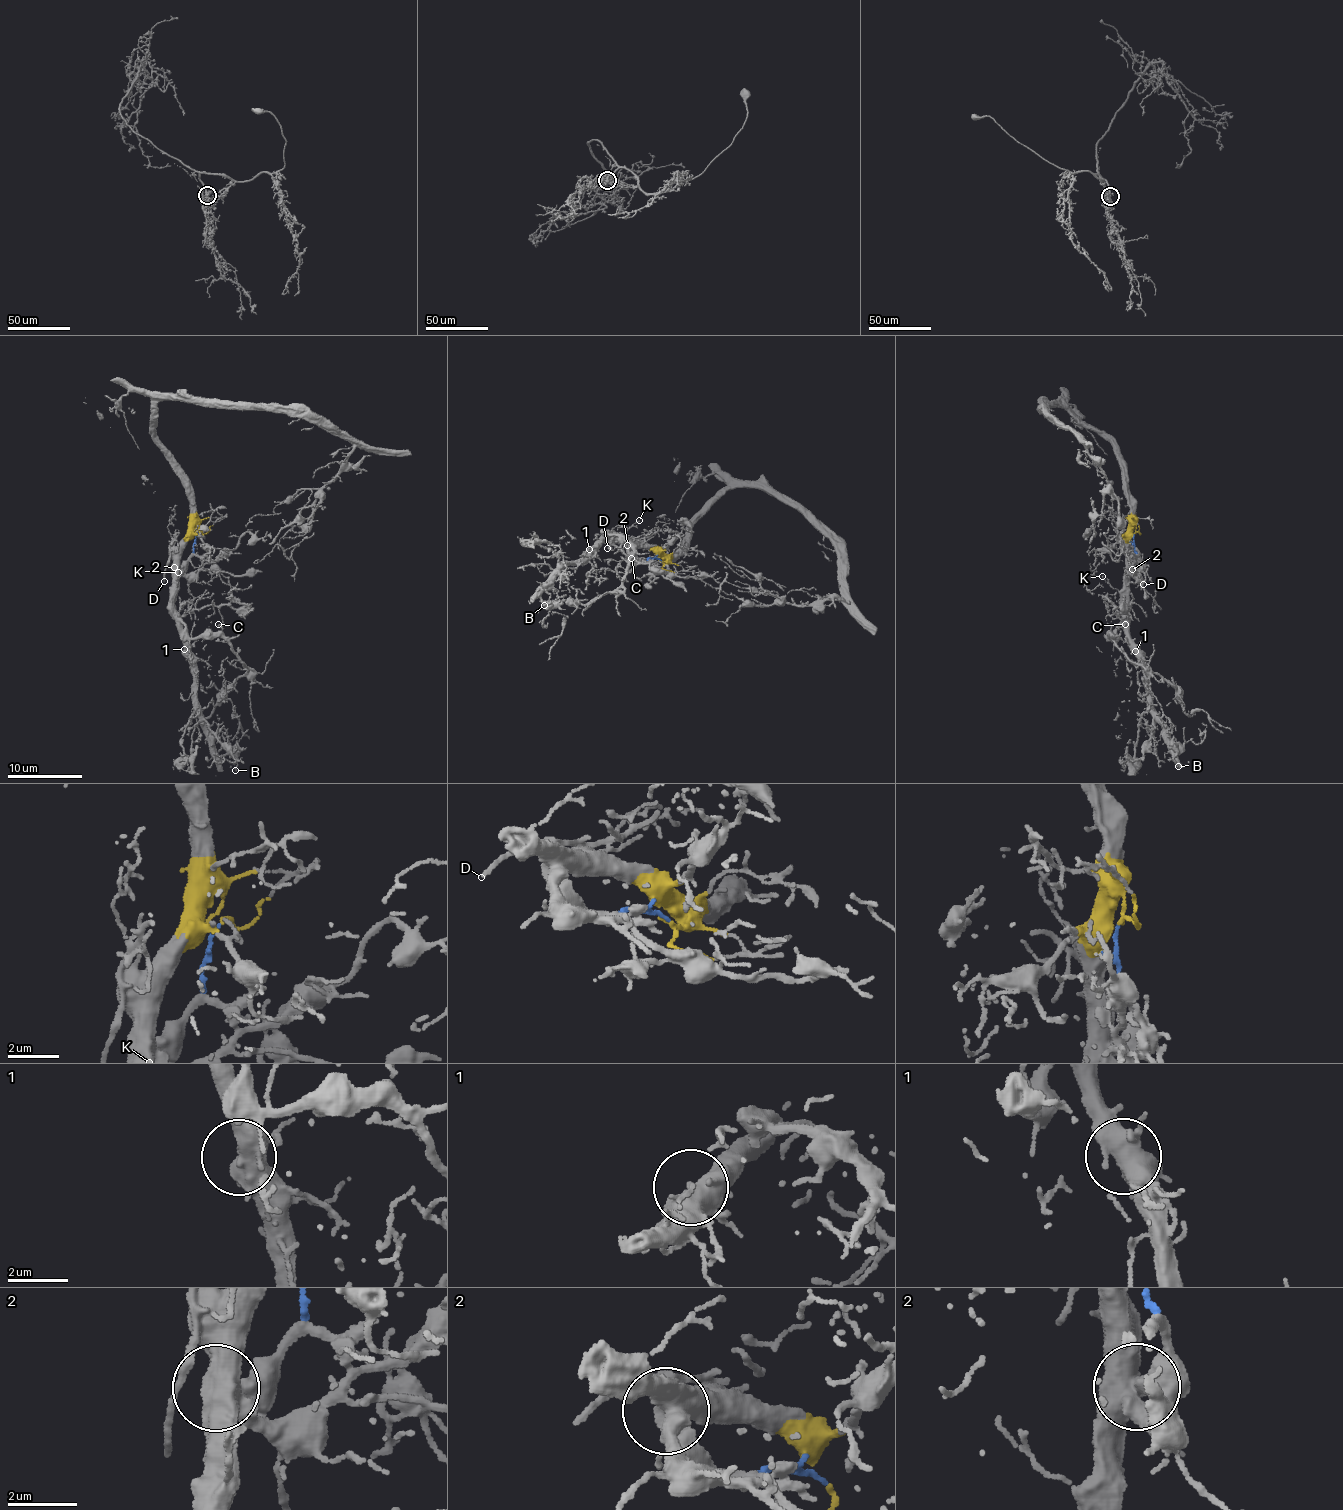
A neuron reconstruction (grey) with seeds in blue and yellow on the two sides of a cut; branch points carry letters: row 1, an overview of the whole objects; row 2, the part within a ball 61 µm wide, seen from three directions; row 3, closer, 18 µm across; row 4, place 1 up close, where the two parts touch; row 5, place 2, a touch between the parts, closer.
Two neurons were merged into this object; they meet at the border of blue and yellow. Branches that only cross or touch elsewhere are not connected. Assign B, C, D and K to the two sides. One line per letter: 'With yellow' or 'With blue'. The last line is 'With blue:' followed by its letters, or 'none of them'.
B: With yellow
C: With yellow
D: With blue
K: With yellow
With blue: D

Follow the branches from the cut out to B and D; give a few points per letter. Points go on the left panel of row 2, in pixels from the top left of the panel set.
B: (199, 533), (182, 546), (174, 577), (174, 620), (191, 668), (194, 709), (212, 749), (237, 761), (235, 770)
D: (199, 533), (190, 557), (177, 566), (167, 566), (164, 582)

